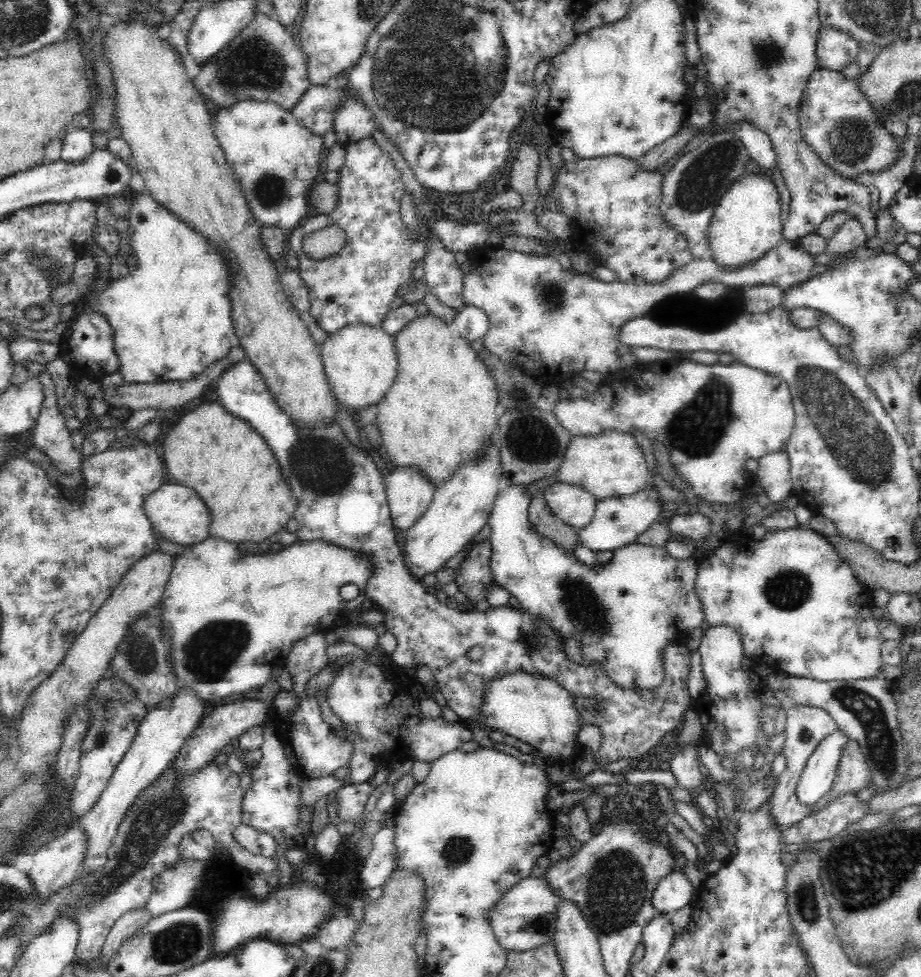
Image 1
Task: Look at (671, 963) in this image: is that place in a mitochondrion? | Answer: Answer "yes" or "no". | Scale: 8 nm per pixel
no

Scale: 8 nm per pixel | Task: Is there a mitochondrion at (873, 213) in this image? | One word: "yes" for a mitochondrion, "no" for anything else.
no

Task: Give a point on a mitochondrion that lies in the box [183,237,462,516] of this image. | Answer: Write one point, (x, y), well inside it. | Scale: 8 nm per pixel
(315, 469)

